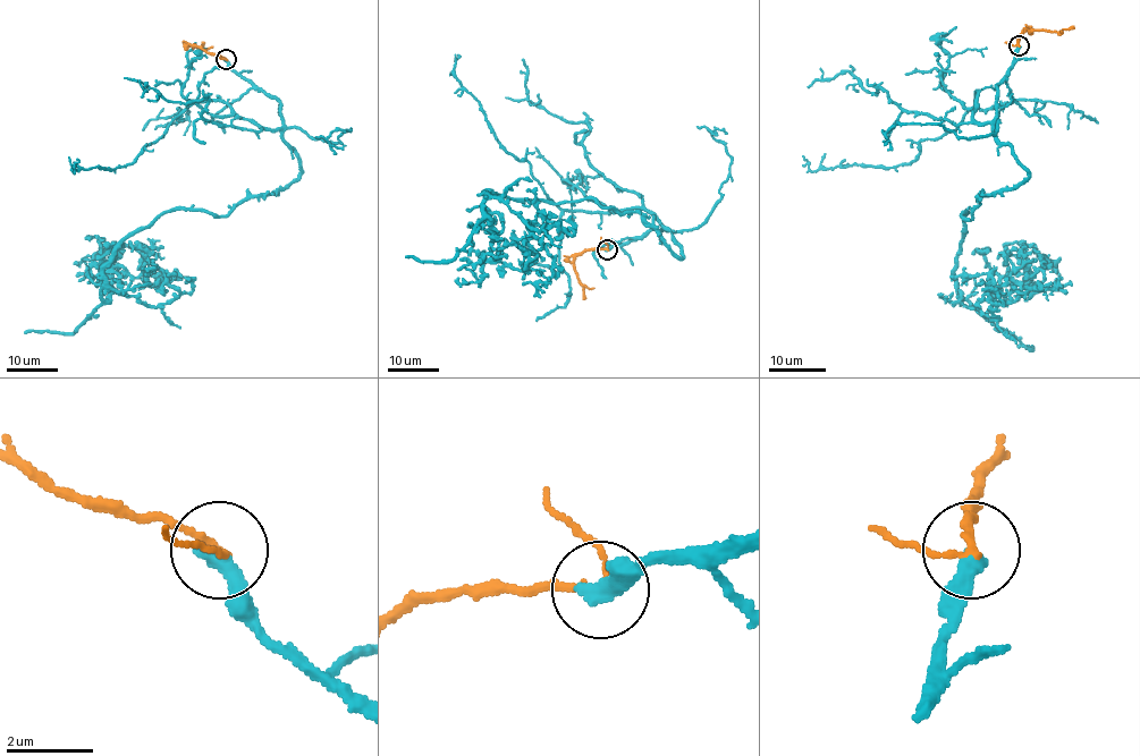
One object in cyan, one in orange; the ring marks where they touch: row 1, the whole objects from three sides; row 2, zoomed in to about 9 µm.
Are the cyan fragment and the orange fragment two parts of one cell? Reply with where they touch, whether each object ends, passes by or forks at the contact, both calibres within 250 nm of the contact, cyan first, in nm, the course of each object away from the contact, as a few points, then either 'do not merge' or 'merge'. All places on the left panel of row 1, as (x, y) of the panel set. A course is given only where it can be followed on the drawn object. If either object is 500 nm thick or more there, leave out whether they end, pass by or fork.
place (226, 59); cyan ends; orange passes by; calibres 440 and 150 nm; course cyan (226, 59), (279, 102), (298, 178), (136, 228), (103, 279), (172, 300), (141, 269); course orange (226, 59), (192, 45), (202, 47), (203, 43); do not merge

